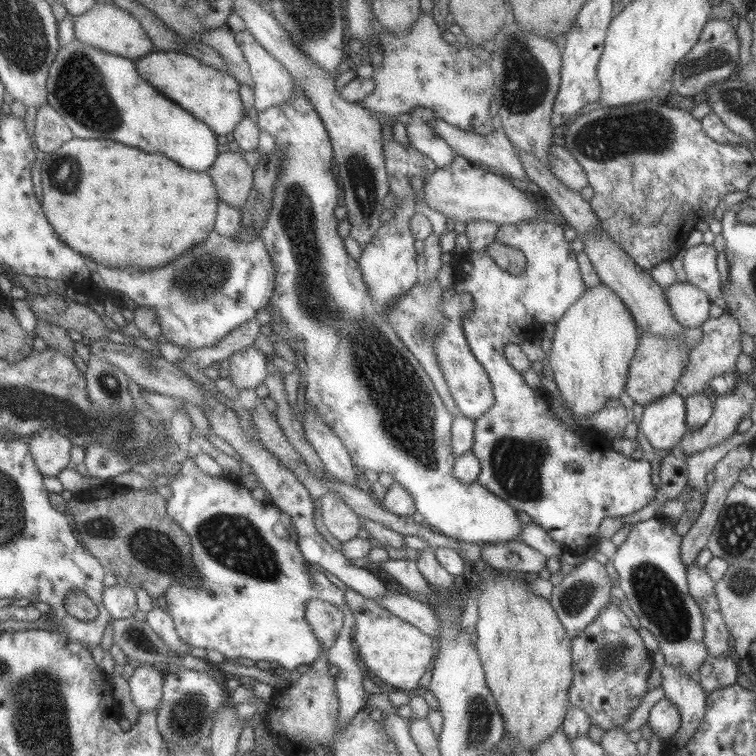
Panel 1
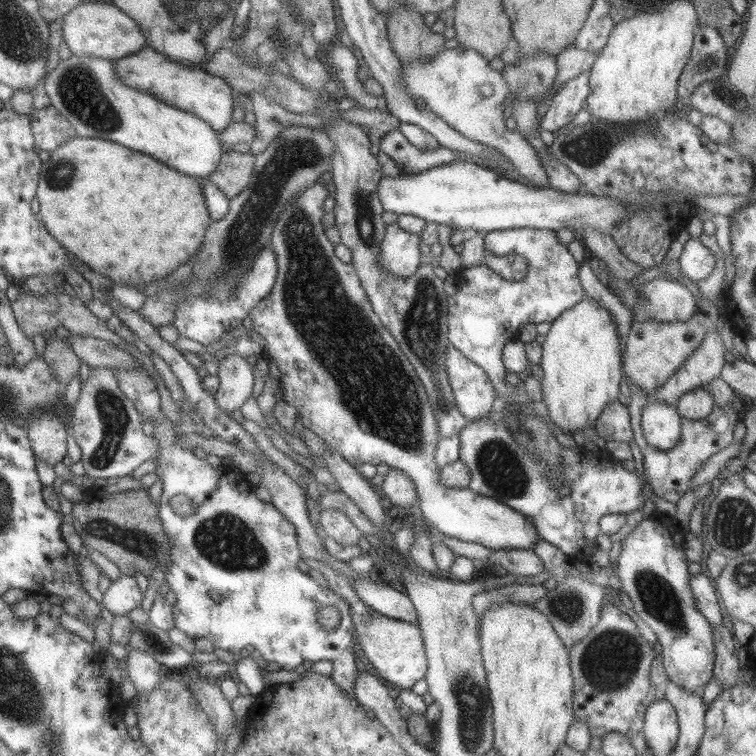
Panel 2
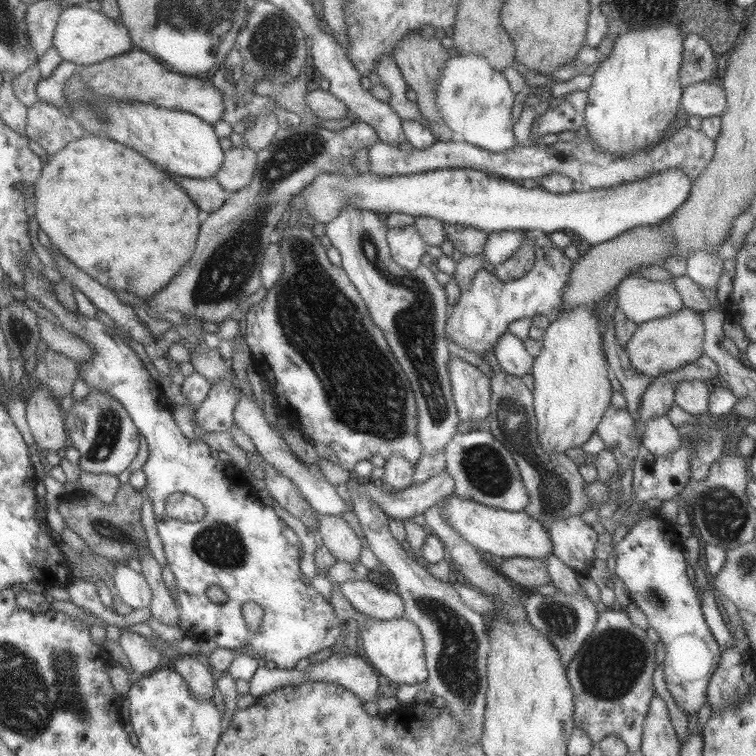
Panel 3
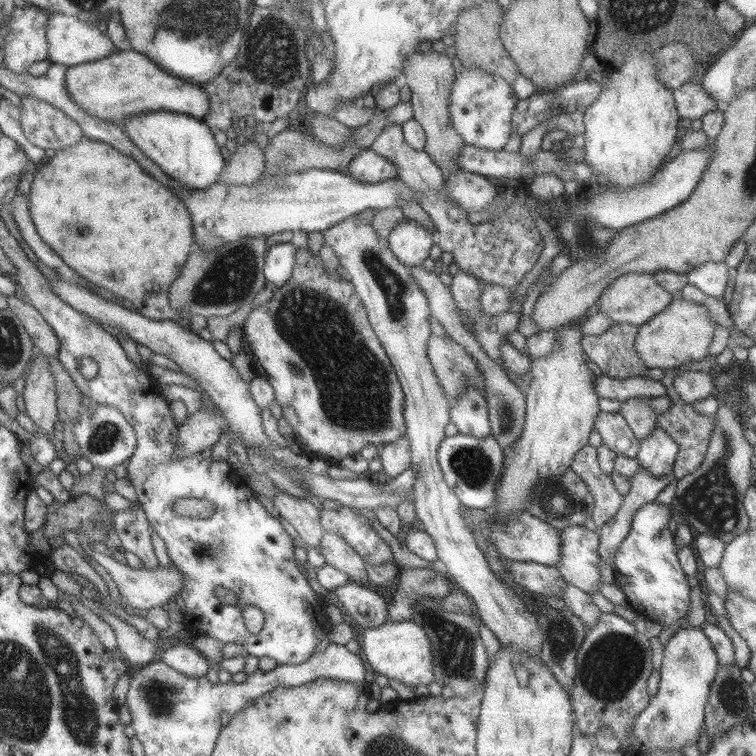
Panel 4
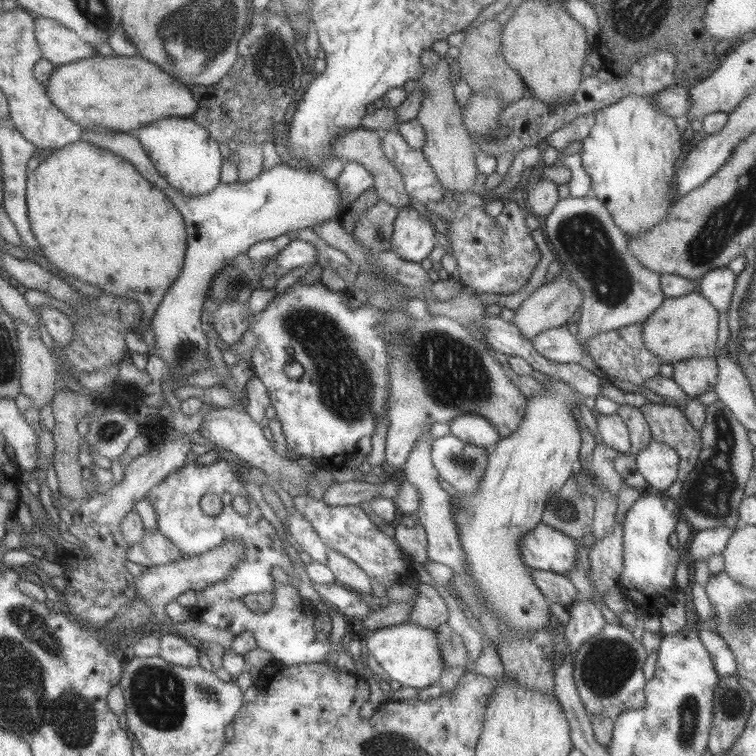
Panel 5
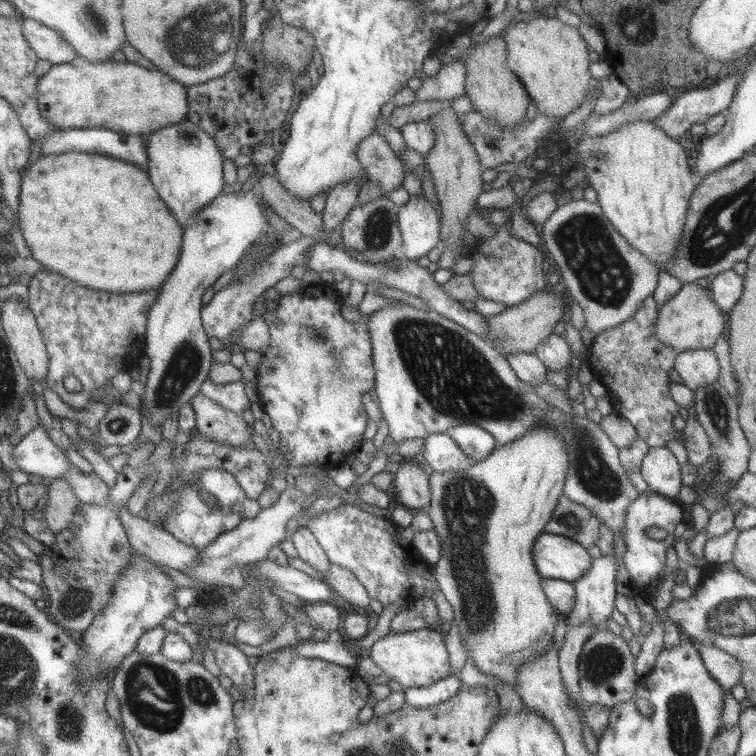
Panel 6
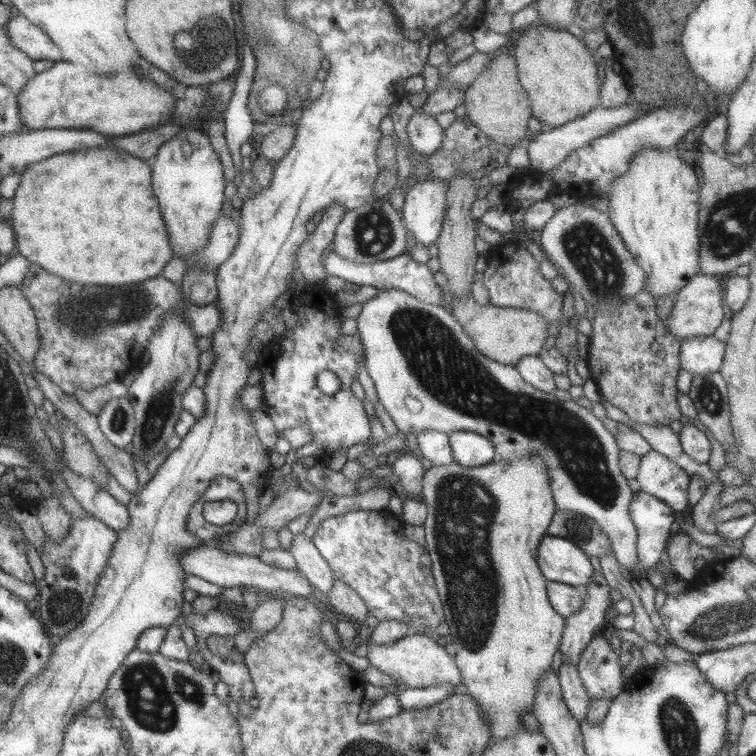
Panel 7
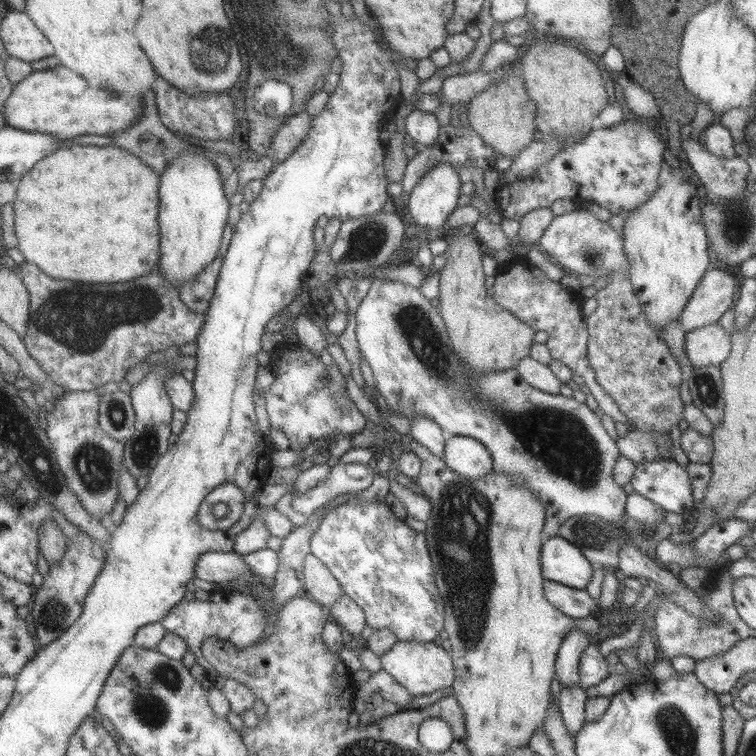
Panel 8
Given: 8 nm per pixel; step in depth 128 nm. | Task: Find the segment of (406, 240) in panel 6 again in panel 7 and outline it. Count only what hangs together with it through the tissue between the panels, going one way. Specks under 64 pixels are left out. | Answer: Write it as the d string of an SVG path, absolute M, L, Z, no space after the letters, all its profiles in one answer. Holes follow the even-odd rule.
M438 177L417 181L406 188L402 207L403 223L416 244L424 248L436 243L443 225L448 184Z

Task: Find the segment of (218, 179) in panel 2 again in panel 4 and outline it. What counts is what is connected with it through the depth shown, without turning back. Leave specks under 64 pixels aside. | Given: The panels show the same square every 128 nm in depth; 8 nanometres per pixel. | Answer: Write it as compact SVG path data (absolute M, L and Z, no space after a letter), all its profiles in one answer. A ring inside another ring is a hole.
M249 141L237 144L226 163L225 171L219 176L219 181L230 185L250 185L259 181L263 173L263 149Z

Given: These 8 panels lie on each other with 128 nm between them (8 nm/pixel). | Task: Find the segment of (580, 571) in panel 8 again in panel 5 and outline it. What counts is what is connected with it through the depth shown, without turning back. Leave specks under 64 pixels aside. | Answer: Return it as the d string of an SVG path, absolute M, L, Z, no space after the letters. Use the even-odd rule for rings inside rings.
M540 522L520 540L520 553L529 569L567 576L577 564L578 546L570 536Z

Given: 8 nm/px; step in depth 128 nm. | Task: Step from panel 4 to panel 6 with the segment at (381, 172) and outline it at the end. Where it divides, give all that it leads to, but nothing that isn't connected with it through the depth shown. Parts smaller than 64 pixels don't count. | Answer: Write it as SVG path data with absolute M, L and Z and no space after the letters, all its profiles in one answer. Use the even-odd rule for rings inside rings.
M354 180L334 186L326 194L324 209L321 213L323 227L321 231L331 234L342 224L345 215L356 204L359 186Z

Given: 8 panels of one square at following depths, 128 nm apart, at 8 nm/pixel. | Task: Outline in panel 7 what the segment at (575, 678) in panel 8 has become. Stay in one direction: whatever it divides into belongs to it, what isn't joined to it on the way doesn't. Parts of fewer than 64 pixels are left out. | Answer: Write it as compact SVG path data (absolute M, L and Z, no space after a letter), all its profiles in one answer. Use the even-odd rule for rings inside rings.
M594 571L587 586L582 590L585 593L581 610L565 619L558 646L562 664L571 666L576 666L582 650L595 634L608 626L609 622L604 612L612 606L612 600L609 598L610 588L602 572Z

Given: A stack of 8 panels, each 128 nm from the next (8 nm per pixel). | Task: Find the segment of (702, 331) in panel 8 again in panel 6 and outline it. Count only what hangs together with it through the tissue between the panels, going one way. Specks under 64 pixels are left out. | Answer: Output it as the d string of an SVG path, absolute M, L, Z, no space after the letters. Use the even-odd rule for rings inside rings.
M712 348L687 349L677 353L673 370L687 388L694 391L698 386L718 381L719 364Z

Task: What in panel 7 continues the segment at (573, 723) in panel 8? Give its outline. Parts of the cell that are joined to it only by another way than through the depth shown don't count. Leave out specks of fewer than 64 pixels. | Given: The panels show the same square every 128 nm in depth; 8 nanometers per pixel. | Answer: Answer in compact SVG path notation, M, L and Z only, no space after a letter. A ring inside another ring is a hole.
M562 664L557 673L560 682L562 699L567 711L577 723L586 719L587 706L591 697L582 685L577 669L570 664Z

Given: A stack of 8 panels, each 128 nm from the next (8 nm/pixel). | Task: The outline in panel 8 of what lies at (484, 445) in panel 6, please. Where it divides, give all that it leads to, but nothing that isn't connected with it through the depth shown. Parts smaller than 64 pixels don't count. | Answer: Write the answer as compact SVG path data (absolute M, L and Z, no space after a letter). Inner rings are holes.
M452 436L444 439L446 467L465 480L477 480L492 472L489 451L474 438Z

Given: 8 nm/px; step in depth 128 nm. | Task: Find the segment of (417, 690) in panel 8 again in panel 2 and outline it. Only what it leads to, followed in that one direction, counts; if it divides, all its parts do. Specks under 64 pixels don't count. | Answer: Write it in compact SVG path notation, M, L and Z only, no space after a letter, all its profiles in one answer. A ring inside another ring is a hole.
M317 563L317 570L327 580L328 587L349 605L350 617L354 624L354 638L359 654L372 664L377 676L395 684L396 688L409 689L419 678L426 675L427 663L422 636L416 624L387 618L364 602L361 602L345 577L331 569L330 566Z

